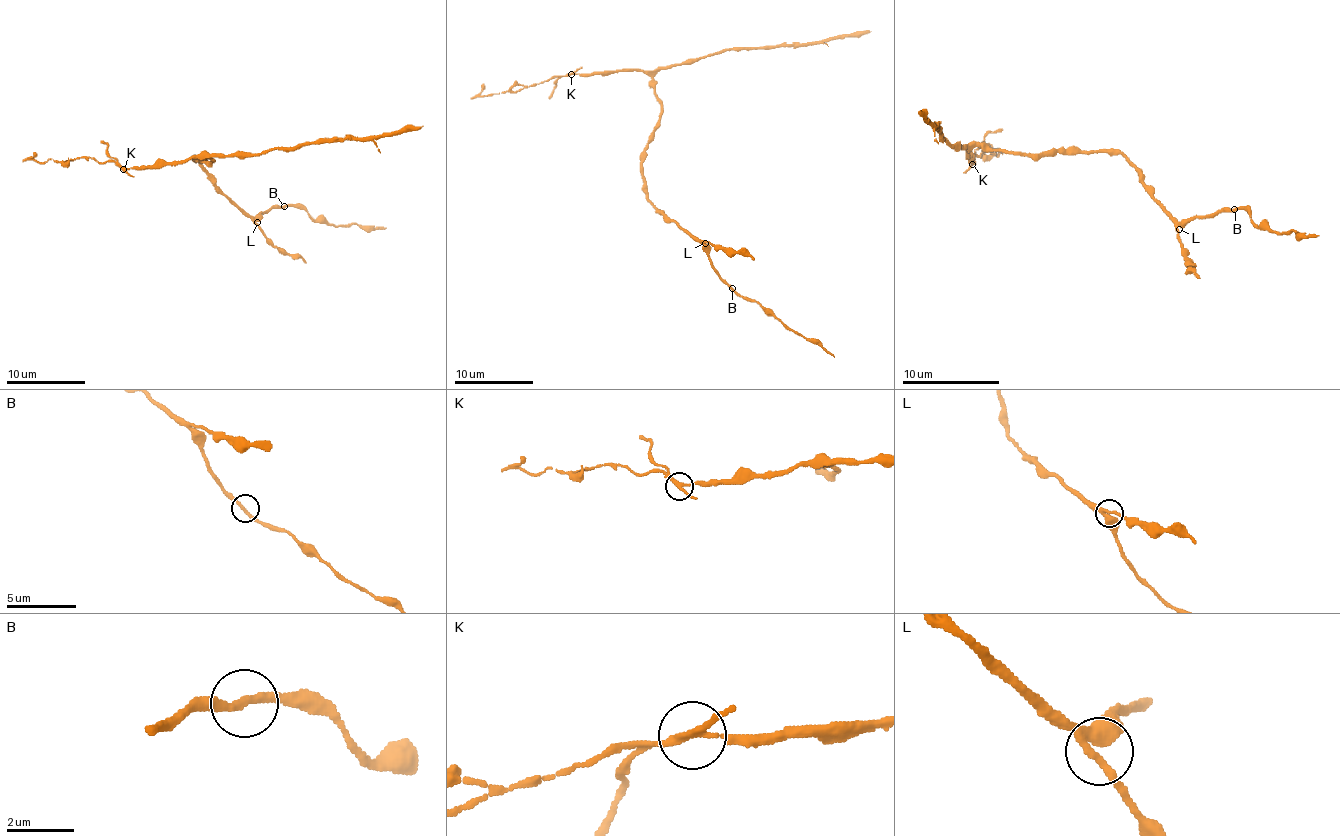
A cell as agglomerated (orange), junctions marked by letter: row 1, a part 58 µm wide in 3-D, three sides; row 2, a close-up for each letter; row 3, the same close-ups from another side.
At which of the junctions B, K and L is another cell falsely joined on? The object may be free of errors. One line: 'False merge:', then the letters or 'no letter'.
False merge: K

